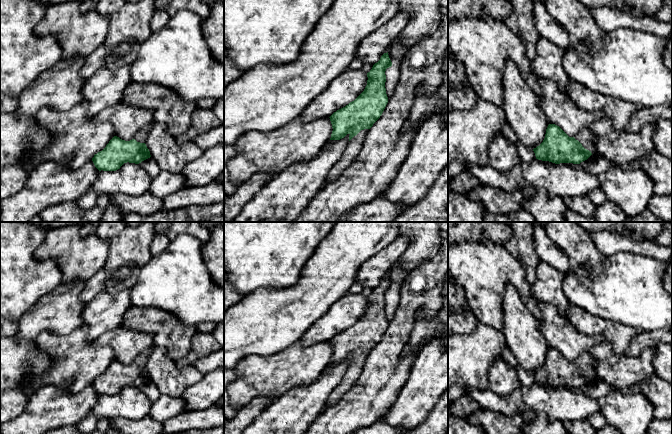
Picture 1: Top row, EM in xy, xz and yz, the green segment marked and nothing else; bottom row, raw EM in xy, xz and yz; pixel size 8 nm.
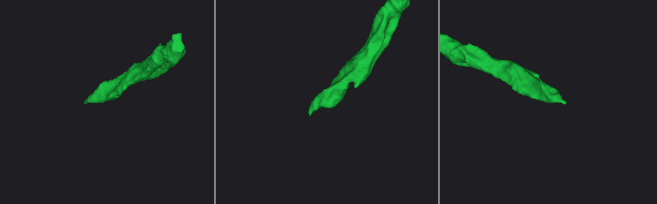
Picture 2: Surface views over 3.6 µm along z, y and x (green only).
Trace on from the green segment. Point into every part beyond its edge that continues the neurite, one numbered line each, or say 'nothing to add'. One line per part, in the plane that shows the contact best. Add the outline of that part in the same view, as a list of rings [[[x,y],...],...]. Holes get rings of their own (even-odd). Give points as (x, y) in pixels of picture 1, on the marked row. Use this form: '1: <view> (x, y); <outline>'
1: xz (354, 146); [[[369,129],[361,130],[356,136],[354,136],[346,146],[340,160],[332,167],[329,171],[327,179],[323,187],[336,177],[338,177],[341,172],[347,168],[351,162],[354,161],[358,153],[360,152],[362,145],[364,143],[366,134]],[[322,187],[322,188],[323,188]]]

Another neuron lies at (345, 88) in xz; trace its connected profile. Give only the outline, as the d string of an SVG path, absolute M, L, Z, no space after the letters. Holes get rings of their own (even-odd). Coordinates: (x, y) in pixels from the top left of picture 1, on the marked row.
M361 69L346 70L336 78L303 110L303 122L330 117L337 110L354 101L367 85L367 74Z

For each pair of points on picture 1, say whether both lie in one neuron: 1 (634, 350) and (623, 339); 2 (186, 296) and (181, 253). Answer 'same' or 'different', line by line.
1: different
2: same

